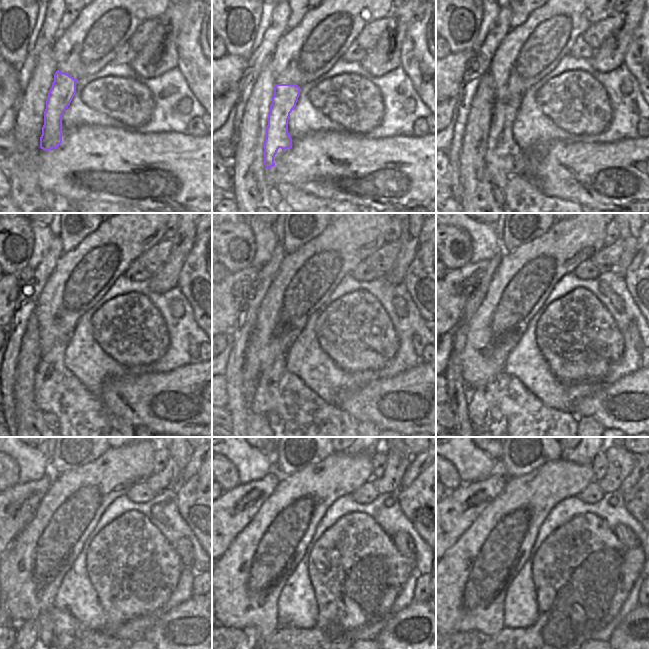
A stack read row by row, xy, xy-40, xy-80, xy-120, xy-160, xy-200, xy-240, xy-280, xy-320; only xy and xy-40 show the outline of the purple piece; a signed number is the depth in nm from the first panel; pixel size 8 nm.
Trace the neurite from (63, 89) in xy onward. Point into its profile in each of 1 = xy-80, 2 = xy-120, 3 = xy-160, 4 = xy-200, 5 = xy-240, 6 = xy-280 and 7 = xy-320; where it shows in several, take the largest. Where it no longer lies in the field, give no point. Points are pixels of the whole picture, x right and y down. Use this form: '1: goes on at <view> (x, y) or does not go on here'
1: goes on at xy-80 (504, 112)
2: goes on at xy-120 (53, 361)
3: goes on at xy-160 (263, 402)
4: goes on at xy-200 (483, 399)
5: goes on at xy-240 (27, 640)
6: goes on at xy-280 (251, 639)
7: goes on at xy-320 (476, 639)

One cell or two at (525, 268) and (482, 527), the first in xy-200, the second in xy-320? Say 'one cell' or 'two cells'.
one cell

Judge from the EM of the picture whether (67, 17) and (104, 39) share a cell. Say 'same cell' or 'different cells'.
different cells

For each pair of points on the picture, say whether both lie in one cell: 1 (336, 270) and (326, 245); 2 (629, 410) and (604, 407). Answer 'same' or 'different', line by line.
1: same
2: same

